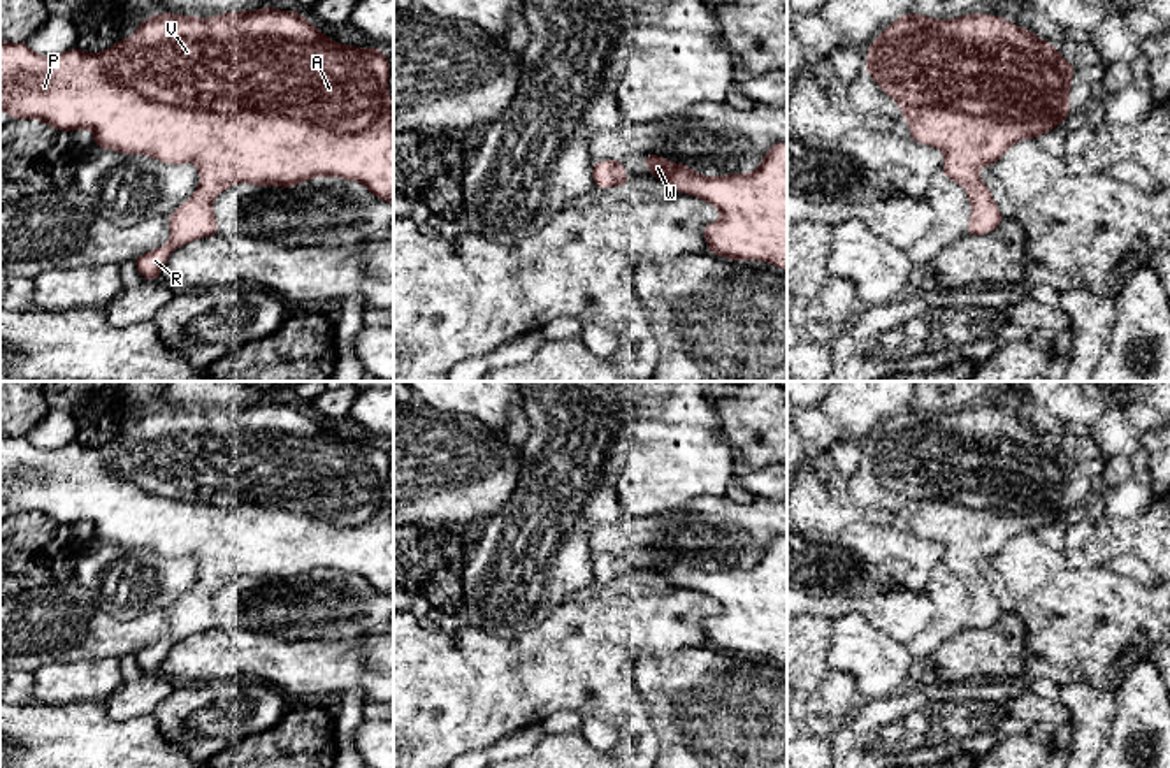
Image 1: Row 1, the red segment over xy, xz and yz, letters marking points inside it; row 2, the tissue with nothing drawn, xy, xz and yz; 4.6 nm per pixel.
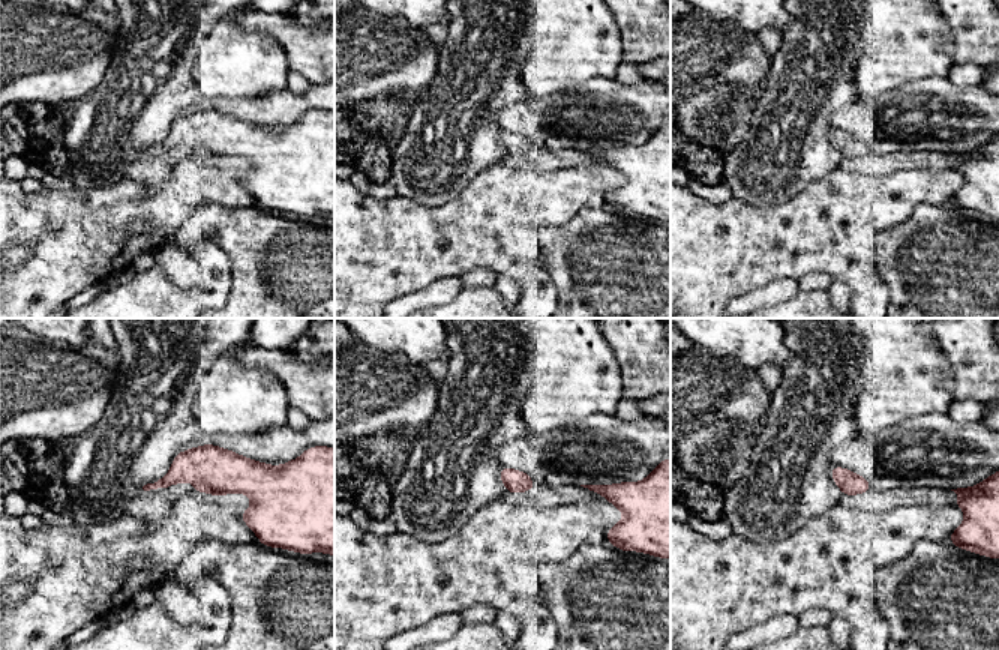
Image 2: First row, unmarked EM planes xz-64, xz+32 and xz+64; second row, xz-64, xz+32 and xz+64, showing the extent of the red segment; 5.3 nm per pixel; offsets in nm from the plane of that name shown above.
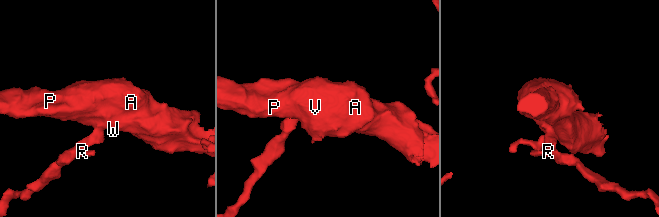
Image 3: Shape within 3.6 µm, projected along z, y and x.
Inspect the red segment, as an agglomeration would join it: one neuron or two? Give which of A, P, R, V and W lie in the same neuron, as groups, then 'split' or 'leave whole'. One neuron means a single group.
groups A P R V W; leave whole

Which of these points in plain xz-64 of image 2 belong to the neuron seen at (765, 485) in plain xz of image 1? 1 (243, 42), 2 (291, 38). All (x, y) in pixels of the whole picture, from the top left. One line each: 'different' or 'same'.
1: different
2: same

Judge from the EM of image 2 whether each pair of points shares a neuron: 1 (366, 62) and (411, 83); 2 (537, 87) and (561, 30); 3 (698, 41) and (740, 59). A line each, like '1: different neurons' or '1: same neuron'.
1: same neuron
2: same neuron
3: same neuron

